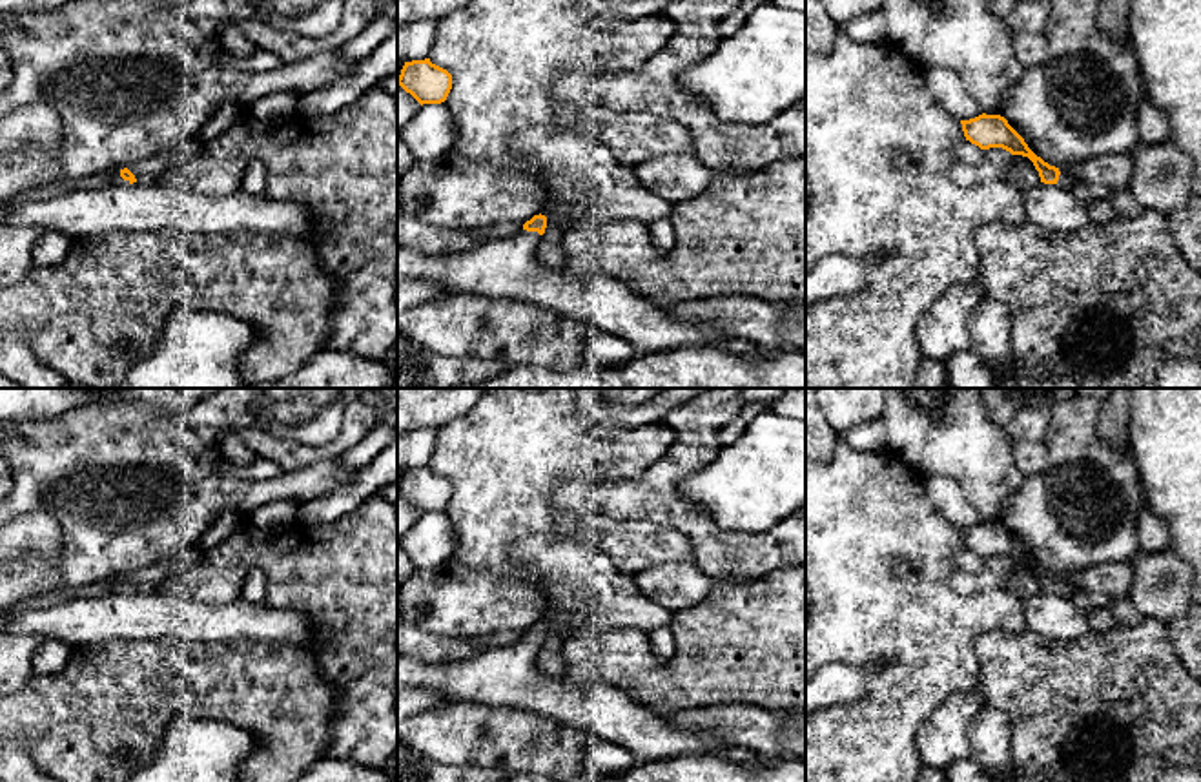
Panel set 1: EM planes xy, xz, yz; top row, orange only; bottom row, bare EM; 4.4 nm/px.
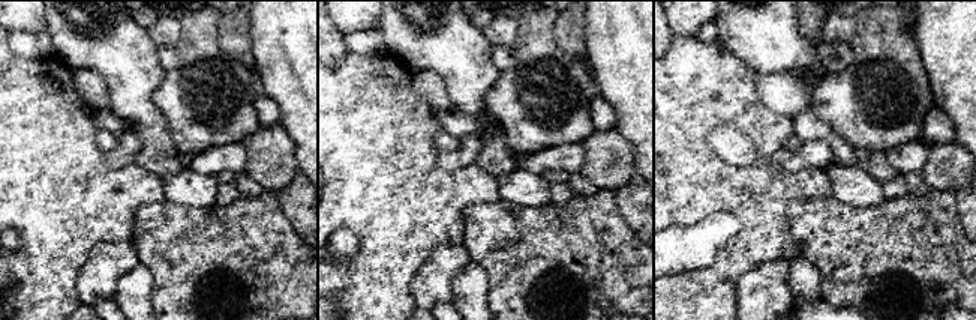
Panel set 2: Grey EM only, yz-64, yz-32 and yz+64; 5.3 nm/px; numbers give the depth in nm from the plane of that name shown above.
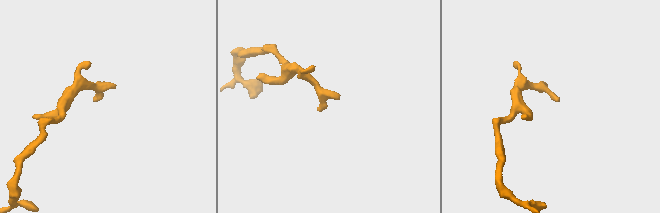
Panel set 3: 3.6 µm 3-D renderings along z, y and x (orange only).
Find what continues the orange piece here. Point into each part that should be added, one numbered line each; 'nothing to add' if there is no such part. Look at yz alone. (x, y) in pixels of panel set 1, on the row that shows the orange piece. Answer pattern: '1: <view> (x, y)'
1: yz (1114, 172)

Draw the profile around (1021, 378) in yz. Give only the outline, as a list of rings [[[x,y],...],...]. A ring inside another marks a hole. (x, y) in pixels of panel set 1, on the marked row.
[[[1019,361],[1010,376],[993,374],[993,377],[995,388],[1086,388],[1064,374],[1041,376]]]

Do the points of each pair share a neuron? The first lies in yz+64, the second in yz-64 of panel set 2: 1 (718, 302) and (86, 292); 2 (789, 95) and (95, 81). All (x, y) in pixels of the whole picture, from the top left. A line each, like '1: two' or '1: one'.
1: two
2: one

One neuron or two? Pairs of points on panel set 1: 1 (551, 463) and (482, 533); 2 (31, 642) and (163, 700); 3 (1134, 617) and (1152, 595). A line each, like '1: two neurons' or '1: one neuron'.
1: one neuron
2: two neurons
3: two neurons

